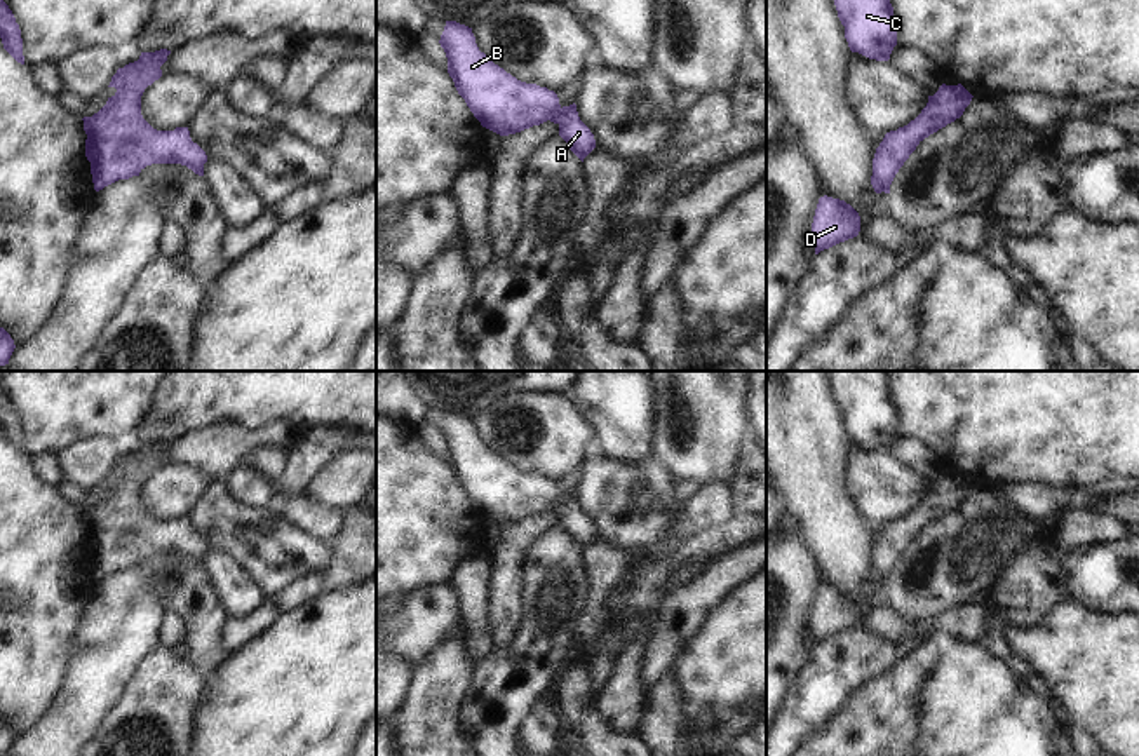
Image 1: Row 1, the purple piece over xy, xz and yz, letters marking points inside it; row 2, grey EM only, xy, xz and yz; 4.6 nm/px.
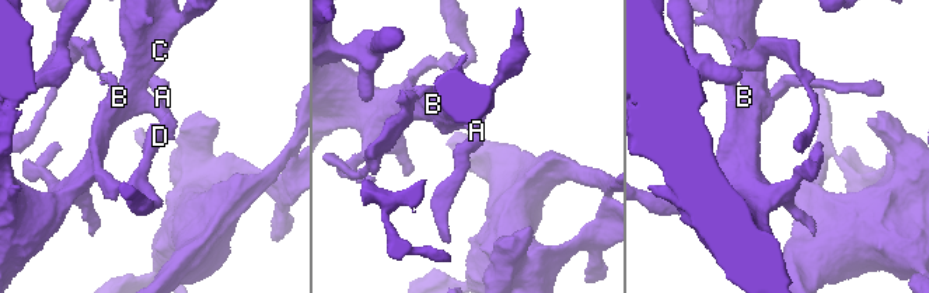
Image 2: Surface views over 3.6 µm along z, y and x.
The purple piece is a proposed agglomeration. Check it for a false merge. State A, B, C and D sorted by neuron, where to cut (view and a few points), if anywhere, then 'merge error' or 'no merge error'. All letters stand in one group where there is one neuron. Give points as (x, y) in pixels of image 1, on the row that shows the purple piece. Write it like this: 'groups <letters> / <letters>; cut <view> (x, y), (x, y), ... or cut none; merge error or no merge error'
groups A B C D; cut none; no merge error

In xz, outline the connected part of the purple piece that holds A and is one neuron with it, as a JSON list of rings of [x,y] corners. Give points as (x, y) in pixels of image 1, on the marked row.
[[[446,21],[439,44],[458,94],[482,127],[509,136],[550,120],[582,162],[596,148],[575,103],[561,106],[554,91],[521,82],[495,64],[479,51],[472,28]]]

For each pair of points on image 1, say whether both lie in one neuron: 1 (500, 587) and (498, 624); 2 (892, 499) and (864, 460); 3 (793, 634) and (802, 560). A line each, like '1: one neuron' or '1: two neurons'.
1: one neuron
2: one neuron
3: one neuron

